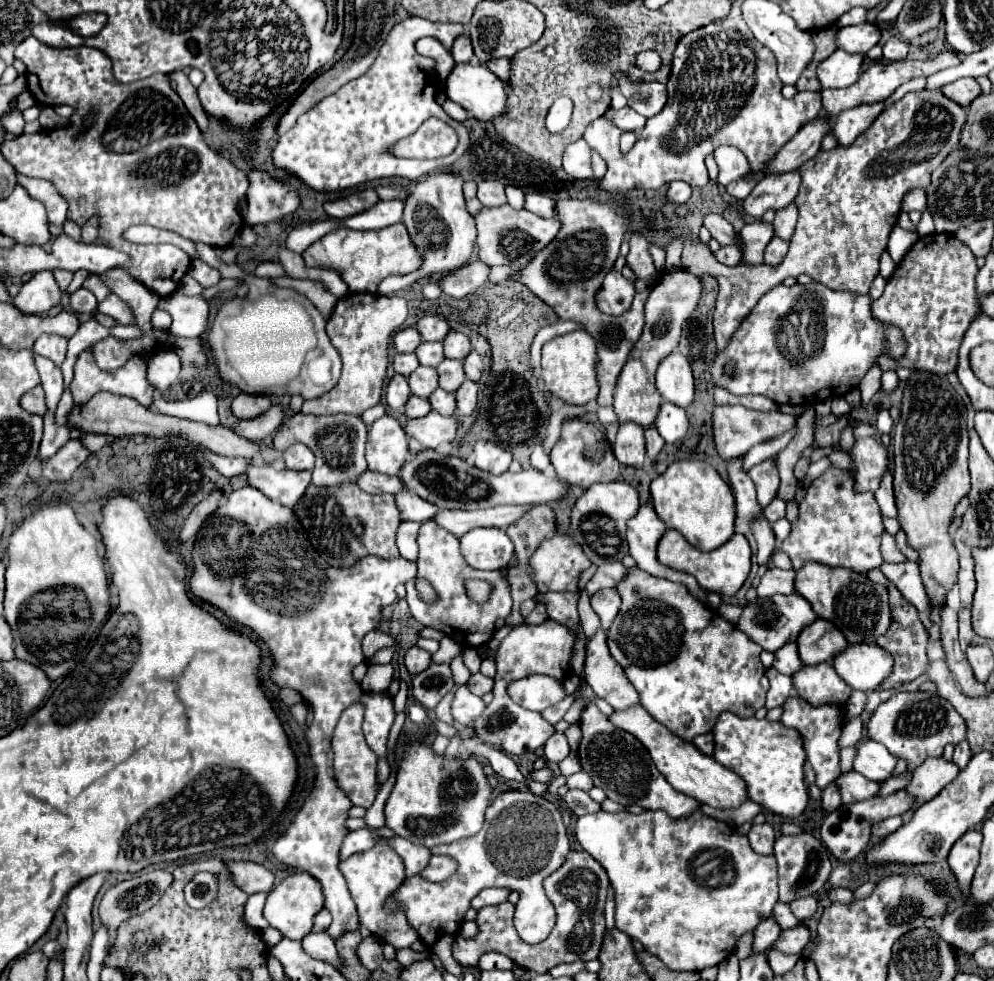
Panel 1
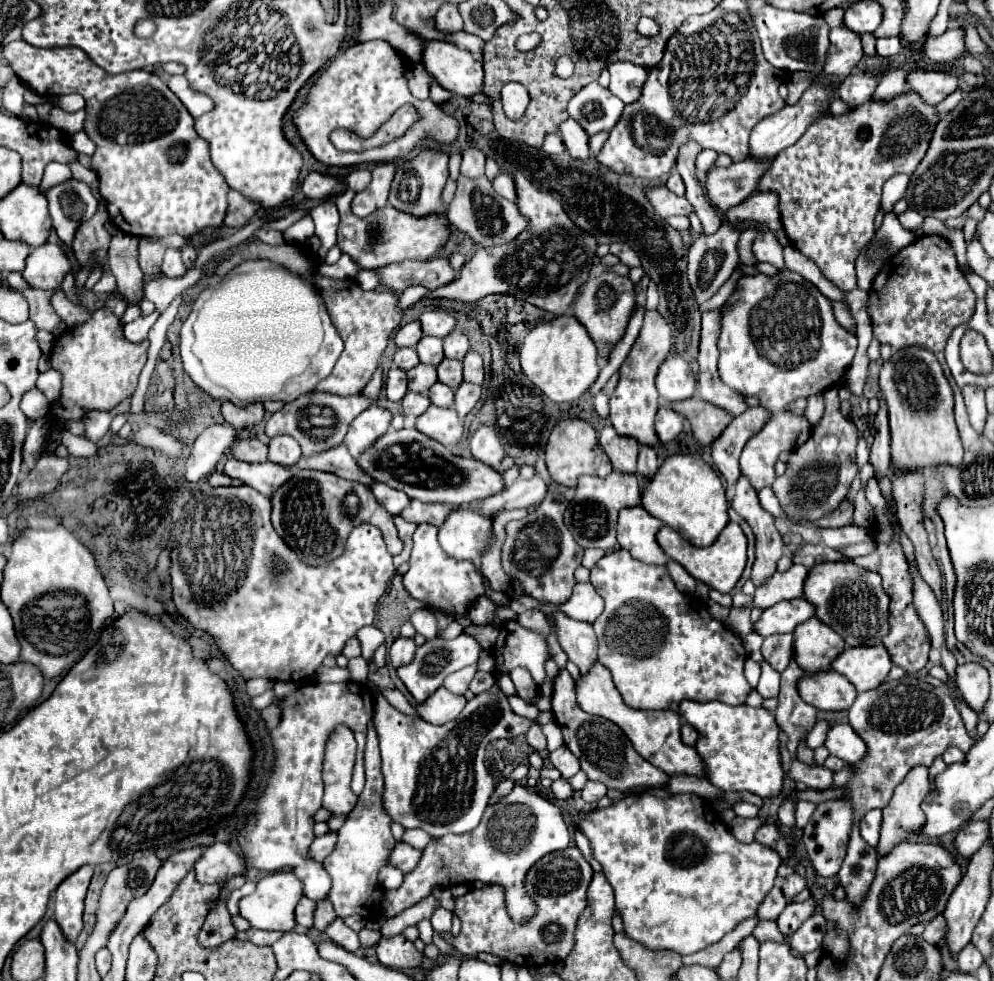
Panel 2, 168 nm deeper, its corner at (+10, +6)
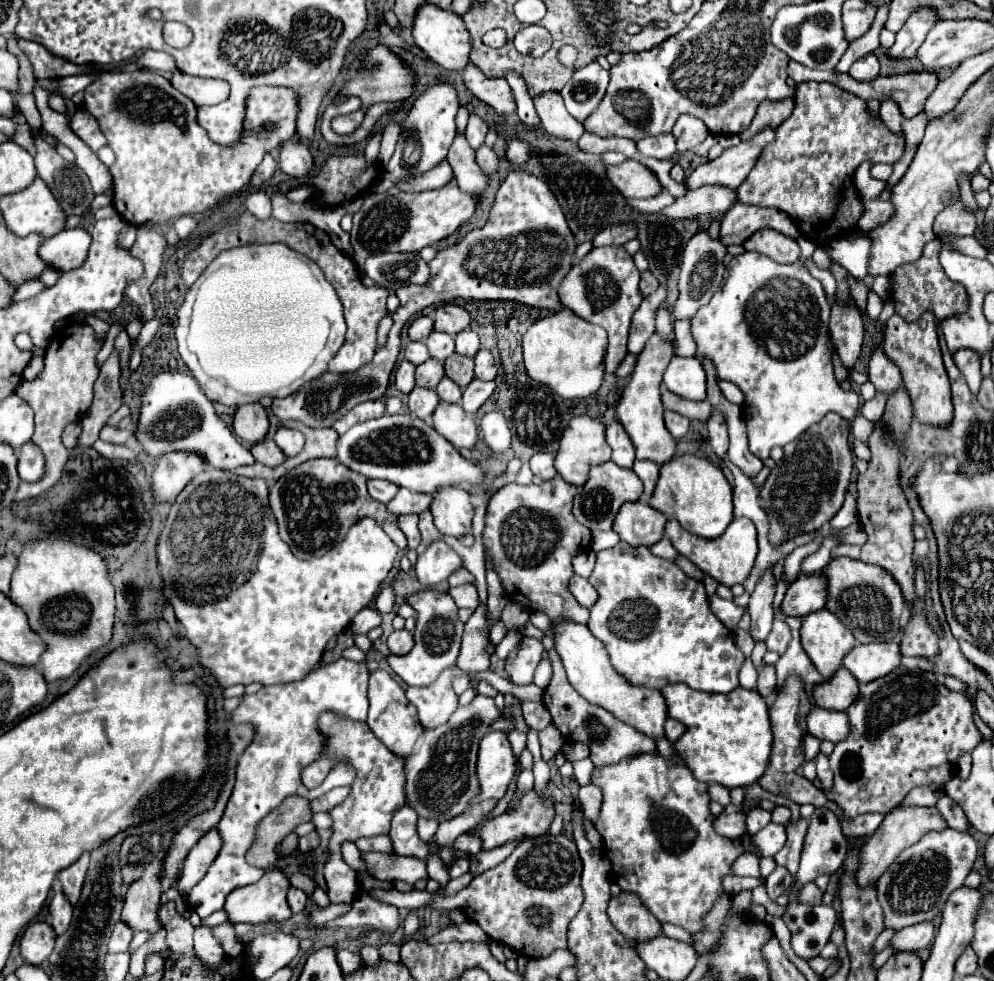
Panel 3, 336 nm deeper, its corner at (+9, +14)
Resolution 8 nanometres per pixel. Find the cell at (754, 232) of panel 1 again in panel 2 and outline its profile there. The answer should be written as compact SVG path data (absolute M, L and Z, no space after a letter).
M727 221L717 229L717 233L703 237L703 233L693 241L693 245L689 247L689 257L687 257L687 277L689 277L689 285L693 289L693 297L697 297L697 305L701 305L703 301L711 299L719 287L731 277L731 273L735 271L737 263L739 263L739 255L737 255L737 239L739 239L739 231L735 227L731 227Z

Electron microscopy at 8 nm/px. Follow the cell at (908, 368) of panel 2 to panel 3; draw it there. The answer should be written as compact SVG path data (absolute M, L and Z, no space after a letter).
M896 313L888 321L888 343L884 333L882 349L886 357L900 369L904 389L910 395L912 407L914 407L914 419L920 423L932 425L932 427L948 427L954 419L952 409L952 393L950 393L950 381L942 363L940 345L938 345L938 333L936 333L936 319L932 313L924 313L918 321L908 323L902 321L902 317L896 317Z

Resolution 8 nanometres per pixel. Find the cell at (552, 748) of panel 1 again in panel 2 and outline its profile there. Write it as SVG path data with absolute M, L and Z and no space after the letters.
M533 725L533 729L529 729L529 733L525 737L527 737L527 743L533 749L537 749L537 751L545 749L545 735L543 735L543 731L541 731L539 725Z

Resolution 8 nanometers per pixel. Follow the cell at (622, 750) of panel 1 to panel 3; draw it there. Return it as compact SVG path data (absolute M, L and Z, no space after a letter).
M554 649L548 651L548 659L552 663L554 675L552 675L550 685L544 689L544 699L542 701L544 701L544 707L552 715L552 723L556 725L556 729L560 729L560 733L562 733L562 737L566 741L586 743L588 749L590 749L590 759L592 759L592 763L596 767L616 765L622 759L636 757L636 755L642 755L642 753L652 753L652 755L656 753L656 741L650 741L650 737L642 737L636 729L630 729L630 725L618 721L606 709L588 703L586 699L582 699L574 691L574 687L568 683L562 659L560 659L560 655Z

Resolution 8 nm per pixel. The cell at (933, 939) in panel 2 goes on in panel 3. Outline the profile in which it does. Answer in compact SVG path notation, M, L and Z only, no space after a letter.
M924 921L924 923L910 925L906 929L896 931L890 943L894 945L896 951L920 951L930 945L930 941L934 939L934 931L936 931L934 923Z

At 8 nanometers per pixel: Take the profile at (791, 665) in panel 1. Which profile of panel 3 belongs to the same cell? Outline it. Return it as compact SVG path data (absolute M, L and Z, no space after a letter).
M776 617L774 627L772 627L770 635L766 637L766 647L768 647L768 651L776 651L778 655L782 655L786 651L788 643L790 643L790 627L784 619Z

